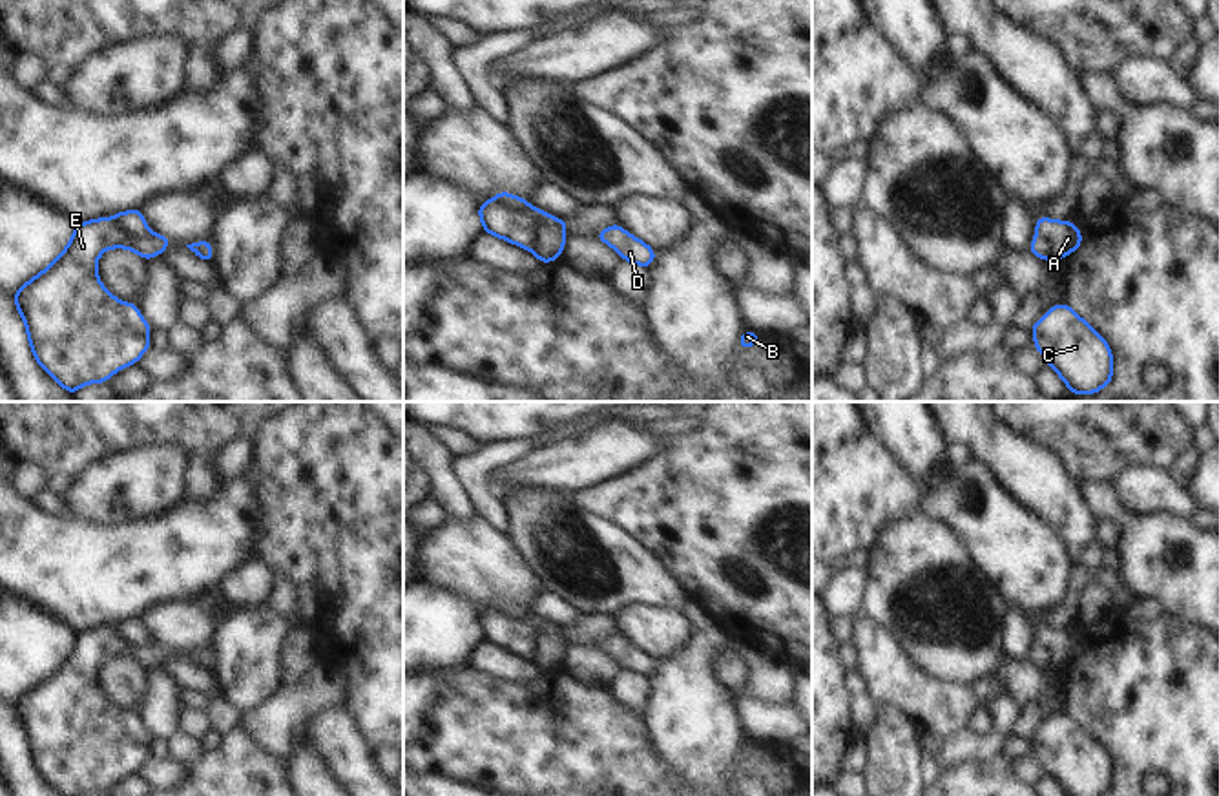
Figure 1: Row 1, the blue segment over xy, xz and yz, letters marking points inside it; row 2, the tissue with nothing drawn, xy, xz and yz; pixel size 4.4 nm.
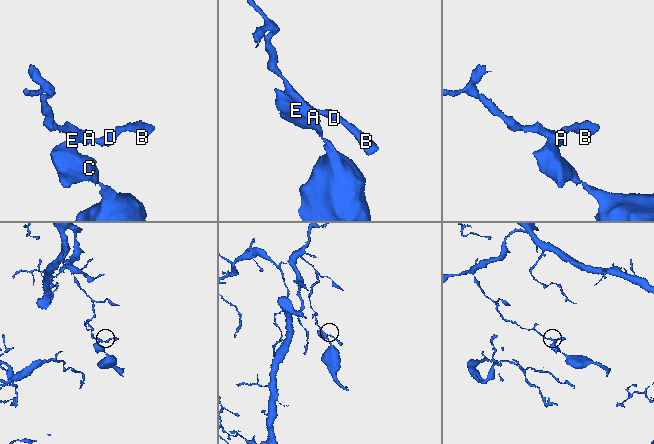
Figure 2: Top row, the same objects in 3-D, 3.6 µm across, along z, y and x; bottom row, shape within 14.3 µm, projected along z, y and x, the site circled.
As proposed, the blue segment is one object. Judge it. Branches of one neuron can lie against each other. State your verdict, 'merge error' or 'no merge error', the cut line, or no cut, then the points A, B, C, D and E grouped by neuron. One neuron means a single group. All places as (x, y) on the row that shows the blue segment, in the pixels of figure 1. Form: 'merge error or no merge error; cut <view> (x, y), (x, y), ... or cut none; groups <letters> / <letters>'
merge error; cut xz (553, 219), (533, 219), (531, 251); groups A / B C D E

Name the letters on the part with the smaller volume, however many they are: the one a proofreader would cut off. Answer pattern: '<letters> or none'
B, C, D, E.

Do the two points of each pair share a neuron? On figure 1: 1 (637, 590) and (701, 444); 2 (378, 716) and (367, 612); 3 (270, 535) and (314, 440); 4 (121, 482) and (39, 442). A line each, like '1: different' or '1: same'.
1: different
2: same
3: same
4: different

